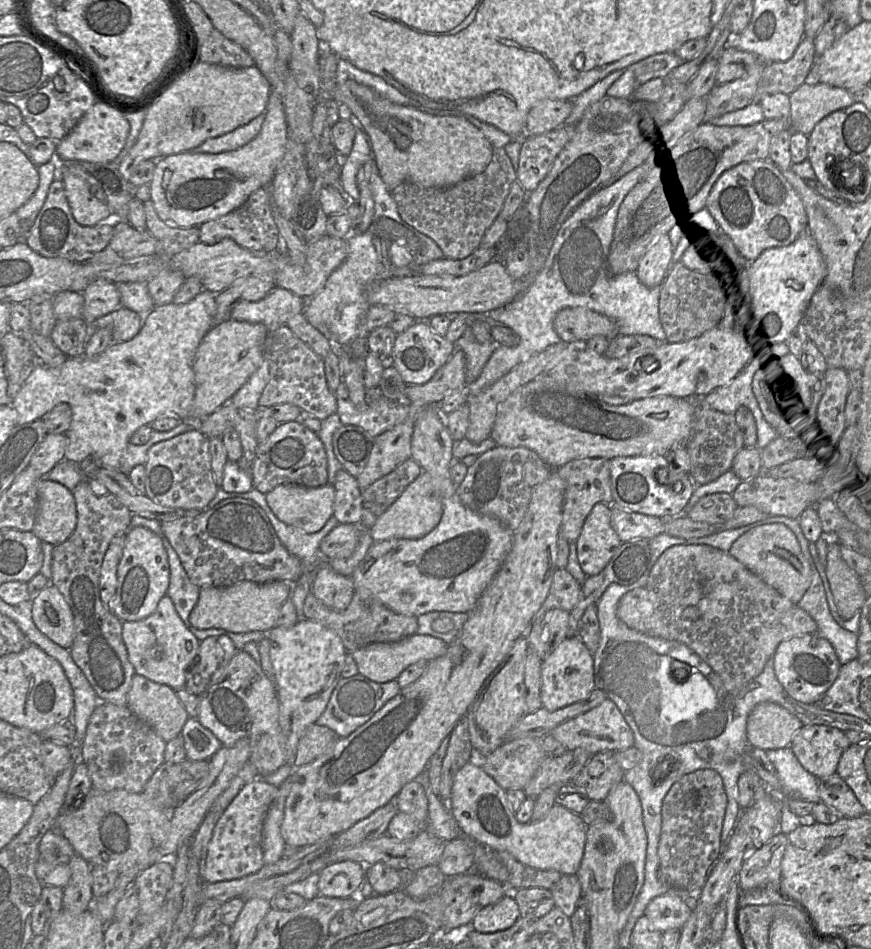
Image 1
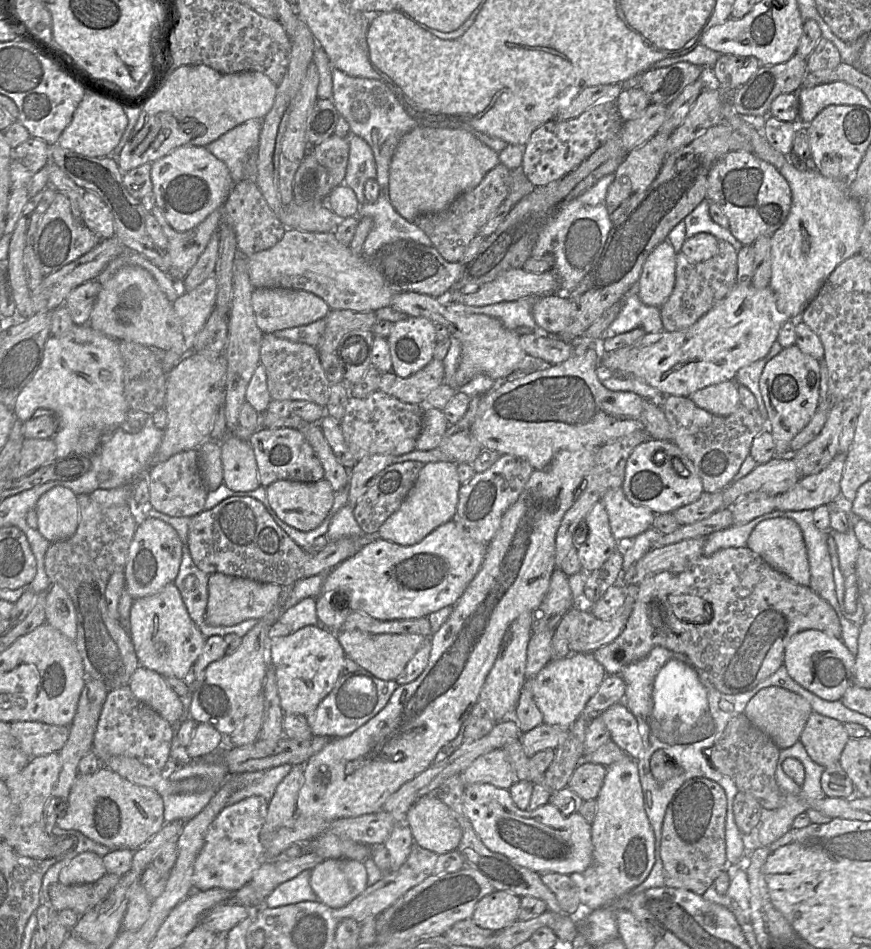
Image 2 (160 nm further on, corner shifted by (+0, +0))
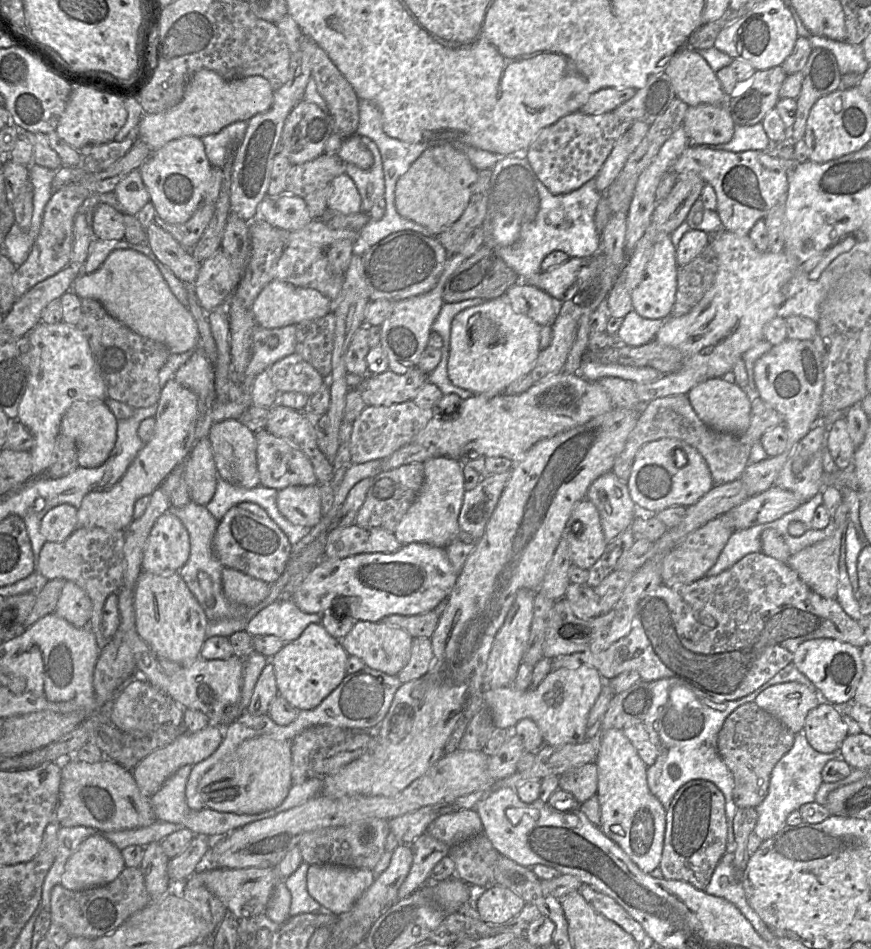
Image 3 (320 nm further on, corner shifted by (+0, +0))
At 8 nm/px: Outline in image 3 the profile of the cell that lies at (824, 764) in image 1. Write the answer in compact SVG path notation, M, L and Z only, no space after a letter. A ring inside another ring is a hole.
M825 700L808 712L802 731L810 746L820 753L839 750L849 734L840 710Z

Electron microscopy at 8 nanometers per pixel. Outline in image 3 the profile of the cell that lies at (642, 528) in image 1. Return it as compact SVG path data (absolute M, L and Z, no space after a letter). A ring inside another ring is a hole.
M612 471L604 473L590 485L586 499L591 501L599 512L606 543L630 528L637 513L637 506L630 497L626 483L621 481Z

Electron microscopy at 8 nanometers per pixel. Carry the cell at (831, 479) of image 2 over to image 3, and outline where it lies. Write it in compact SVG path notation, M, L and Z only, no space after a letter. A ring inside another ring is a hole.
M772 485L767 490L748 497L743 503L721 515L723 524L742 530L774 521L798 508L802 502L790 491Z

